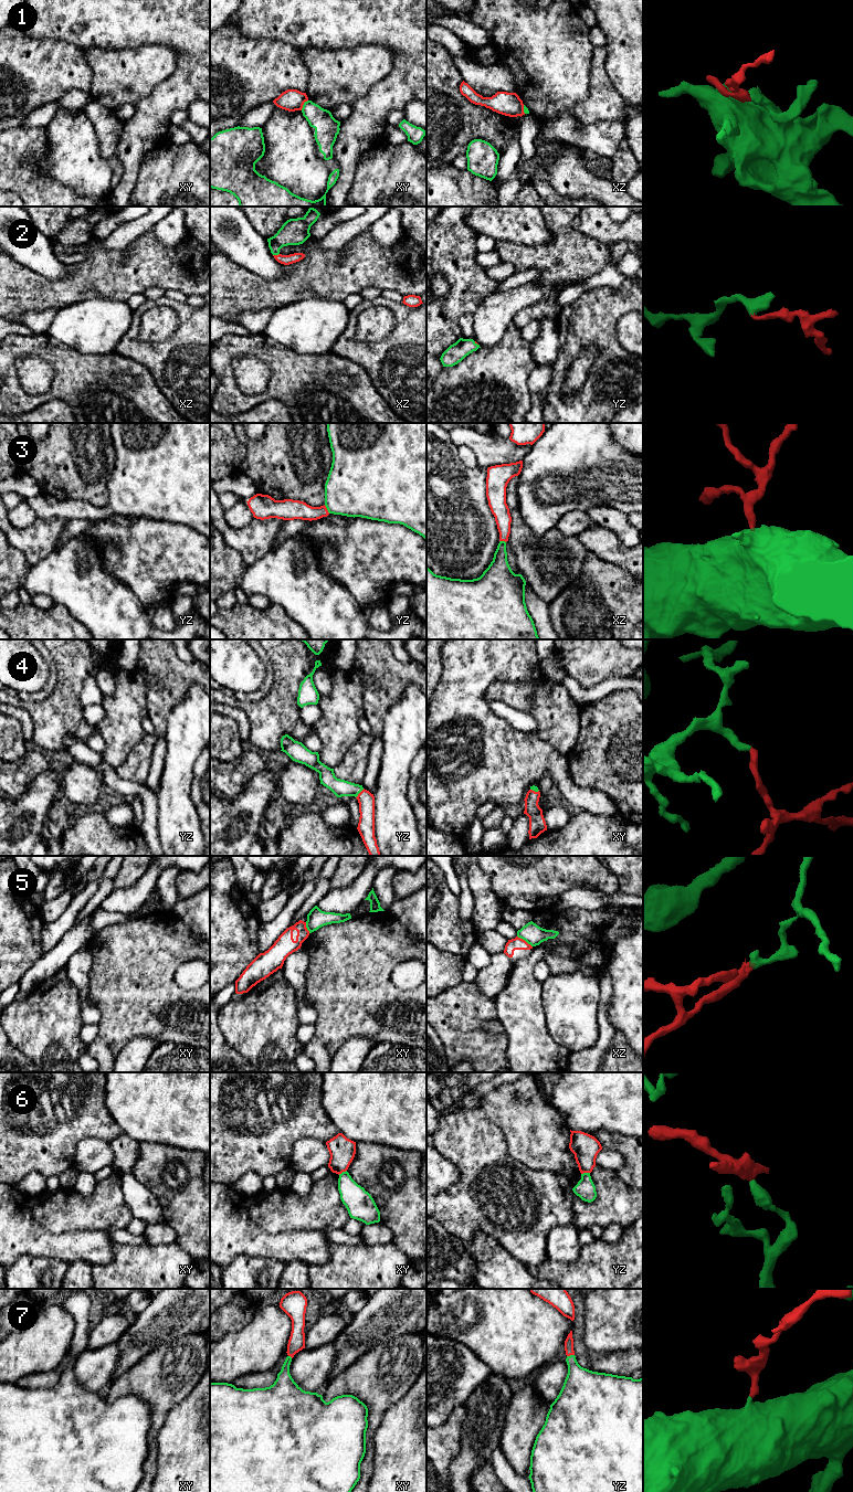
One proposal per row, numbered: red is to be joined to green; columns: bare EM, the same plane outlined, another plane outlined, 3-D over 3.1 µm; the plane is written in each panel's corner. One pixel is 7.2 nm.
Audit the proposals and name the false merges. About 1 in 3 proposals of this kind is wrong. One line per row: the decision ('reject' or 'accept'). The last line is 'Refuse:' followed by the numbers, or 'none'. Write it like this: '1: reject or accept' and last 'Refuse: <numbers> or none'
1: reject
2: accept
3: accept
4: accept
5: reject
6: reject
7: accept
Refuse: 1, 5, 6

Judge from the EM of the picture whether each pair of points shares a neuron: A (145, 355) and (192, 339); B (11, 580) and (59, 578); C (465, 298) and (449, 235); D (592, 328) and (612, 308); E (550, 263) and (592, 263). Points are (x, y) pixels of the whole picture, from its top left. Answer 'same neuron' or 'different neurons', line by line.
A: same neuron
B: different neurons
C: same neuron
D: same neuron
E: same neuron

